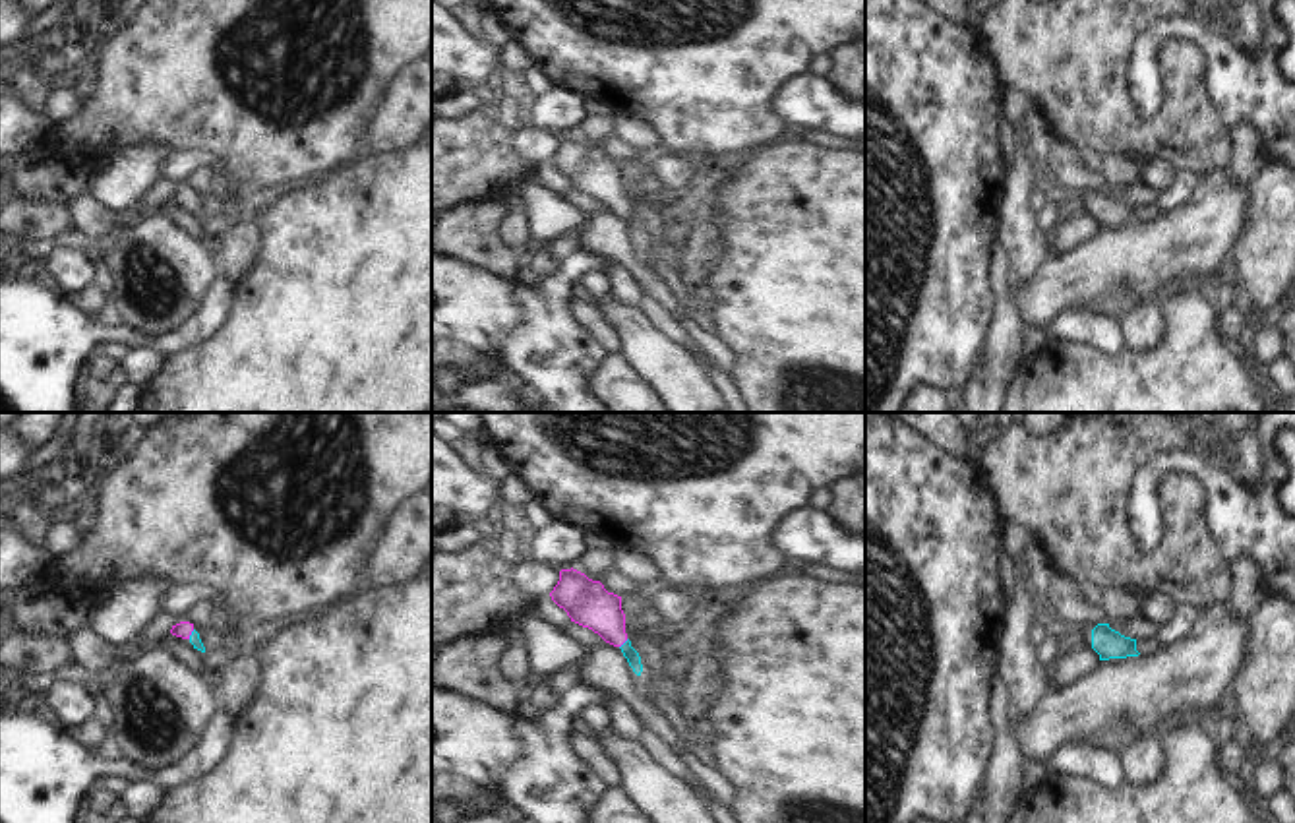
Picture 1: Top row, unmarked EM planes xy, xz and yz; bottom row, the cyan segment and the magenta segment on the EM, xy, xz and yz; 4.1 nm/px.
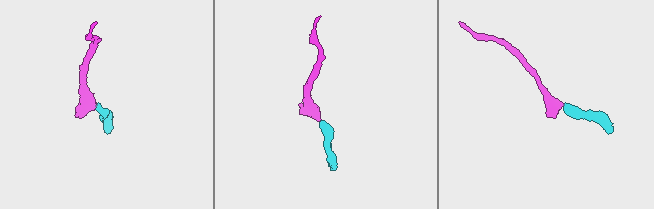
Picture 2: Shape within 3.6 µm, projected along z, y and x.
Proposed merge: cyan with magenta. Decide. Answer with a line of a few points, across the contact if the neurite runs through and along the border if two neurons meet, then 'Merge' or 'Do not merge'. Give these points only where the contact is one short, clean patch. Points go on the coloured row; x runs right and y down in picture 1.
Line: xz (630, 653), (624, 643), (587, 603). Merge

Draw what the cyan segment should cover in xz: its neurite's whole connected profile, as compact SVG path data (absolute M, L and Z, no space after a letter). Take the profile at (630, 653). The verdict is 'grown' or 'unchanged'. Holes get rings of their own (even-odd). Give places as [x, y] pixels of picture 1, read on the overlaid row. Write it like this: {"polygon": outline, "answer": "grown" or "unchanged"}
{"polygon": "M573 567L559 571L559 581L550 596L567 612L571 622L592 629L606 643L619 647L633 672L641 676L641 656L625 633L621 596L608 593L600 581L592 581Z", "answer": "grown"}

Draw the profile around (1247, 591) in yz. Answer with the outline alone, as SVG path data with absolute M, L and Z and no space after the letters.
M1241 554L1229 564L1233 575L1227 596L1229 610L1233 614L1252 614L1268 594L1260 562L1252 554Z

